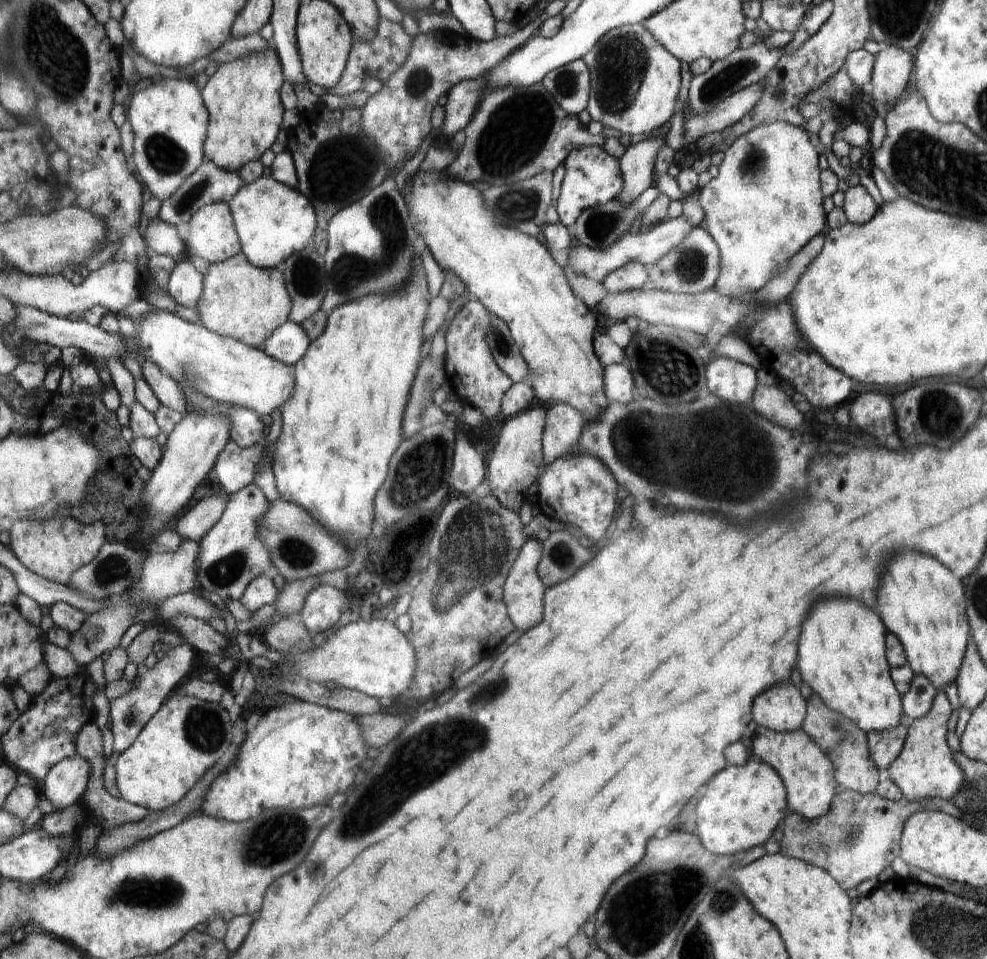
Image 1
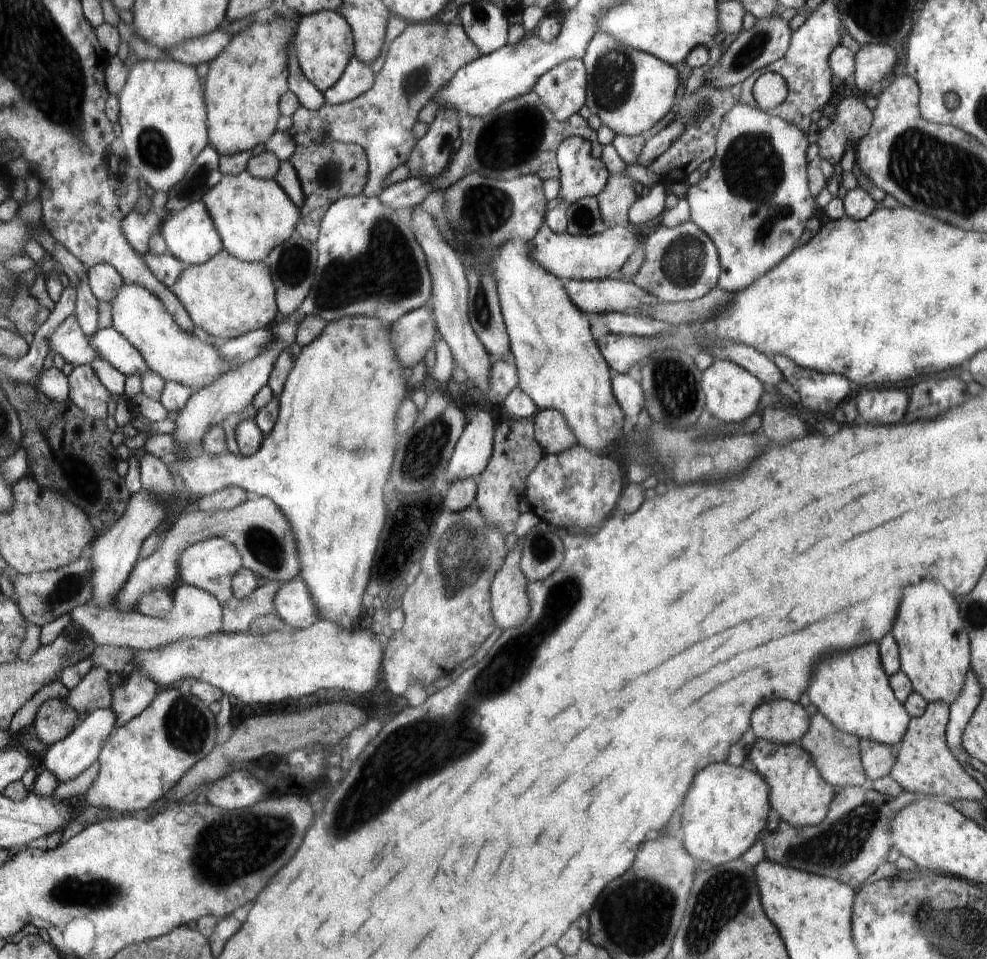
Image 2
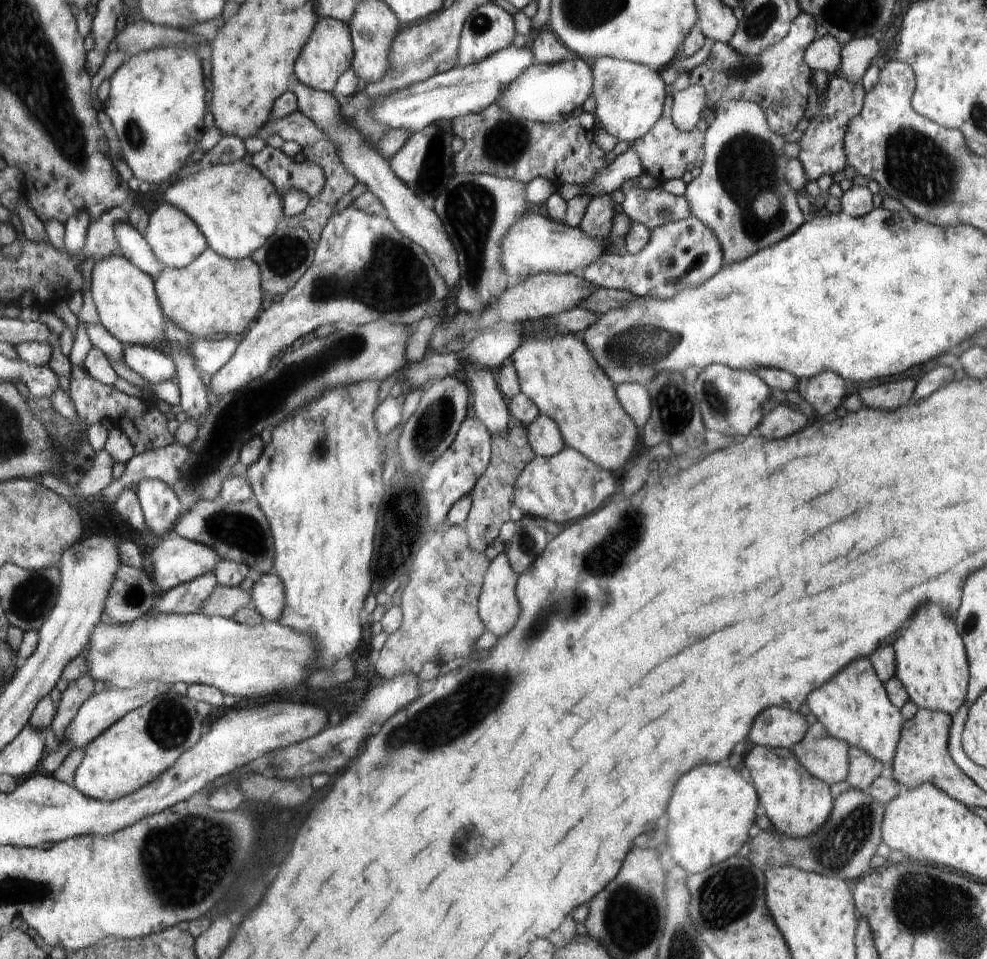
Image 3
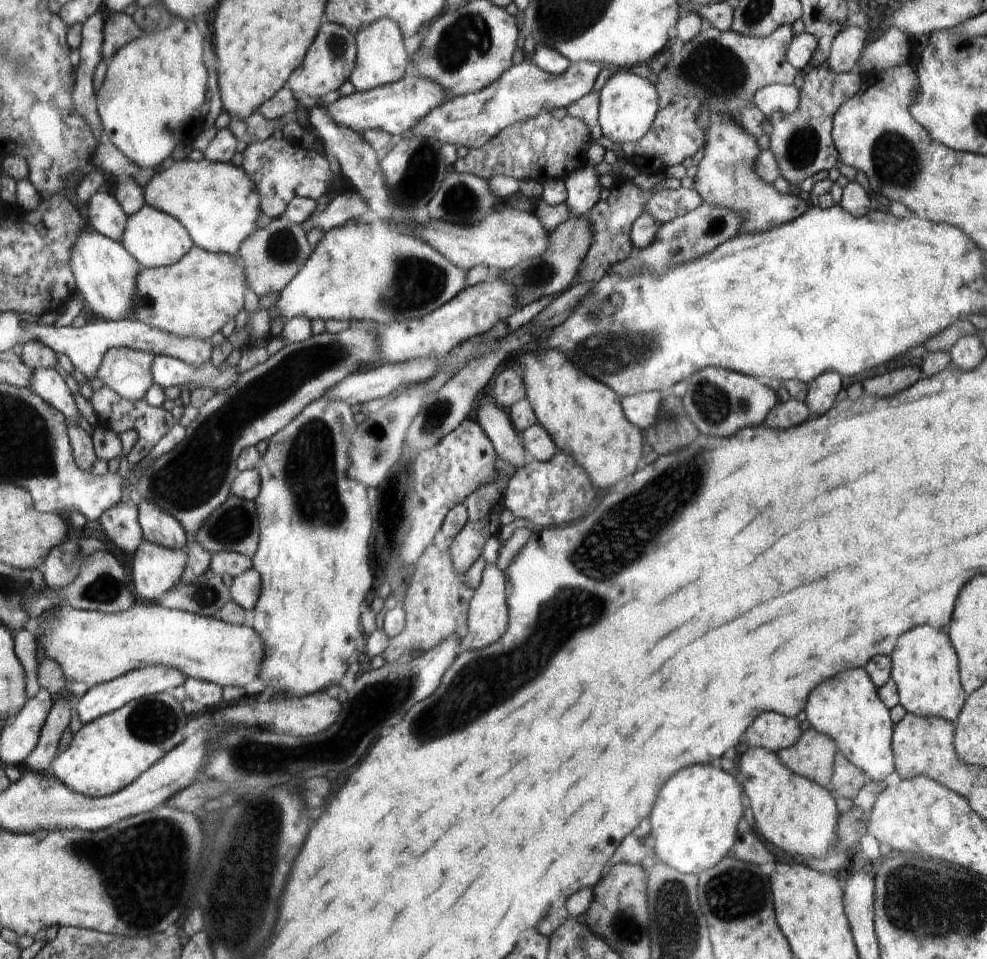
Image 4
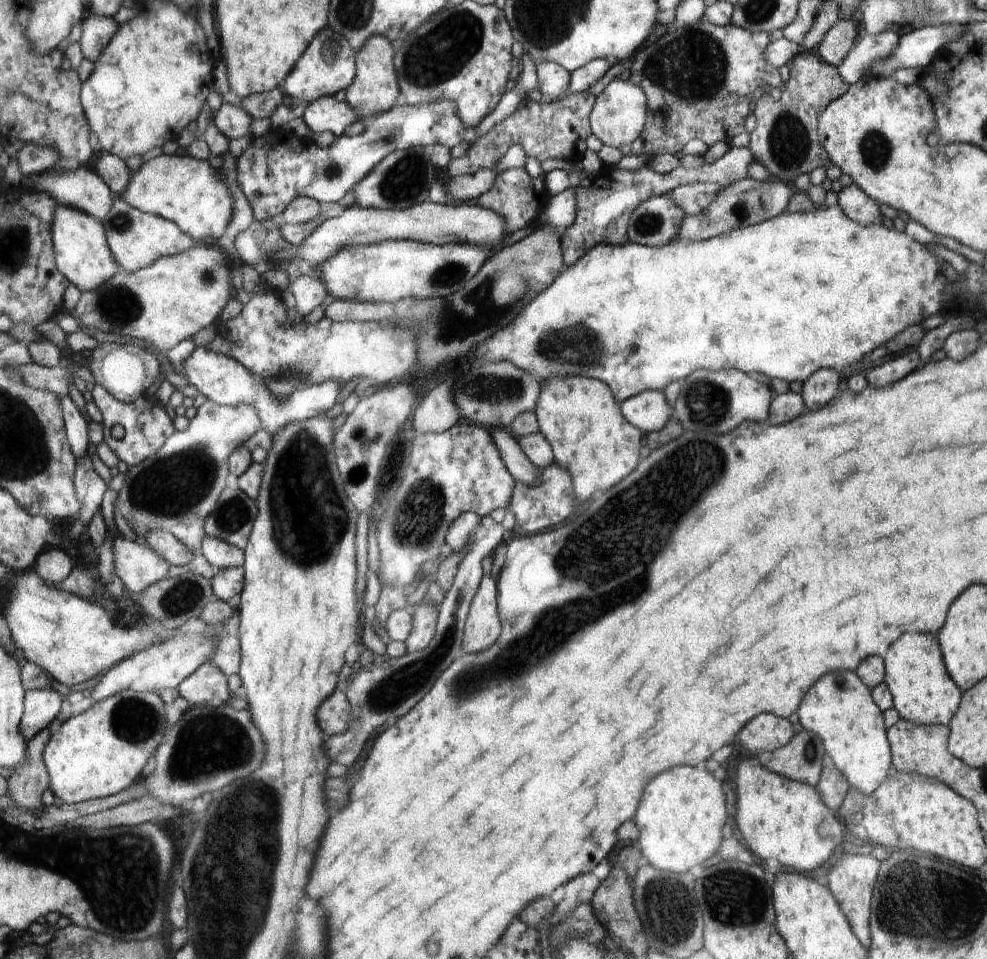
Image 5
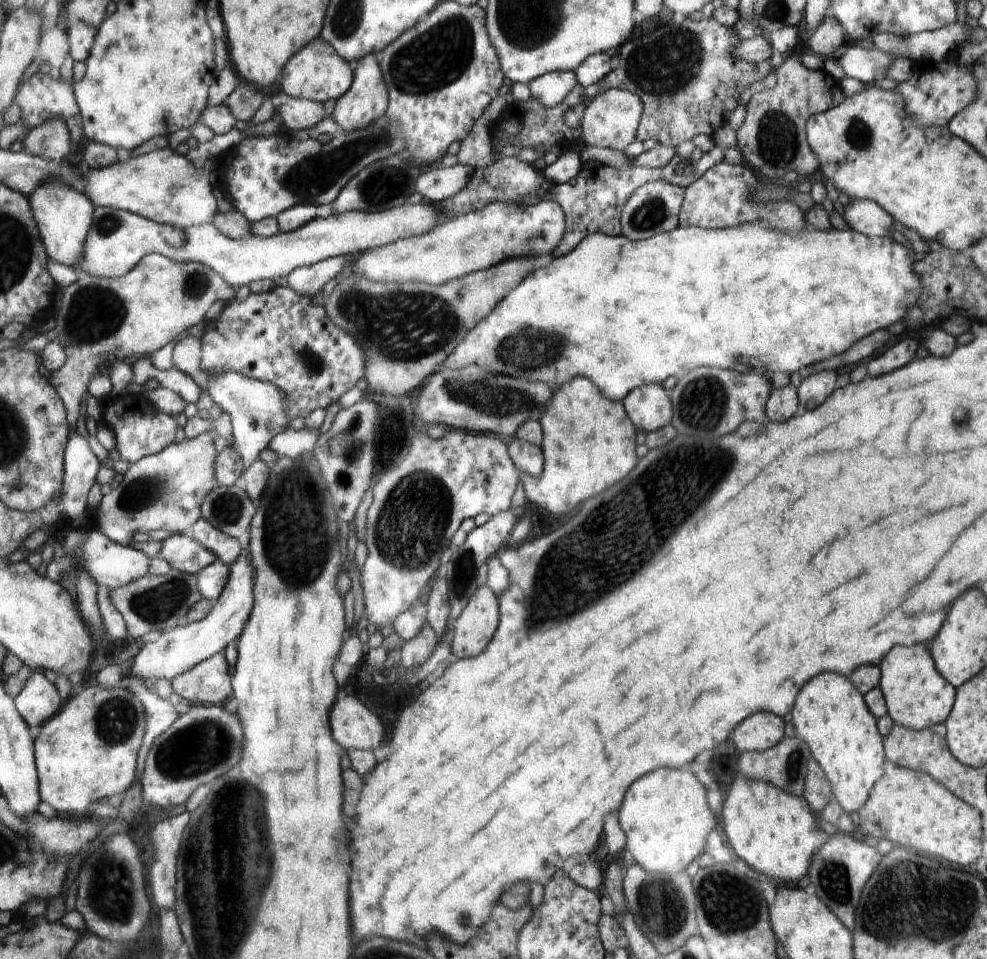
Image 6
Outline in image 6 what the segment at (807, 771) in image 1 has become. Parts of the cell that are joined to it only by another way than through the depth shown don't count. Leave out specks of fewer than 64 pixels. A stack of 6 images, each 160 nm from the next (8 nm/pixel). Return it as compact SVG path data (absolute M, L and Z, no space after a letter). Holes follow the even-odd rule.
M740 774L734 779L729 791L724 796L722 818L726 836L739 860L748 862L748 866L754 866L756 870L770 878L776 878L778 882L784 880L784 884L795 885L796 880L804 878L809 872L811 858L830 838L829 834L818 828L814 814L810 812L812 806L809 806L809 802L801 795L793 795L772 783L749 779Z

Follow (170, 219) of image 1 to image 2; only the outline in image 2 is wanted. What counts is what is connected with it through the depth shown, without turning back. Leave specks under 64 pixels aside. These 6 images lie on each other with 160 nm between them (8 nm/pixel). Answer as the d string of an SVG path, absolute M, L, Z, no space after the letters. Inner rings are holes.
M211 144L207 145L187 176L167 192L165 206L168 212L179 213L191 202L200 201L208 188L217 186L222 175L219 169L219 154Z

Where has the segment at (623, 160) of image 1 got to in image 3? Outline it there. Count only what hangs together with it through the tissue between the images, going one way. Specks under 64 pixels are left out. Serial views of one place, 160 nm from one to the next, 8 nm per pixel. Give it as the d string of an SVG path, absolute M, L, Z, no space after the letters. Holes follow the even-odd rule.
M612 194L594 195L588 203L579 227L593 239L606 239L613 229L616 218Z

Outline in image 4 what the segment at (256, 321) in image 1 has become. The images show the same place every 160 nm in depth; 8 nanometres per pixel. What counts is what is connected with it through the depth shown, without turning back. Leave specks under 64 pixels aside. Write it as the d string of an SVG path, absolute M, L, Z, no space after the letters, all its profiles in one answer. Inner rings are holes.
M194 246L188 254L174 265L167 267L144 268L136 277L136 298L132 298L132 312L130 320L146 323L168 334L177 337L196 337L210 339L214 332L218 332L224 324L242 310L244 306L244 290L246 290L245 268L234 260L233 256L224 253L213 253Z

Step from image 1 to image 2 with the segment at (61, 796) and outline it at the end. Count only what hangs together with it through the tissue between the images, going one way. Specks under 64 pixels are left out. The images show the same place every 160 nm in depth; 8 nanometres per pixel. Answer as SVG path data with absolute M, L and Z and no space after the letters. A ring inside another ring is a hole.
M94 709L88 713L84 722L77 724L70 734L66 735L61 741L48 748L44 754L44 762L41 769L52 772L52 776L57 782L63 783L74 780L80 772L84 772L94 761L99 760L99 754L107 742L108 736L114 732L116 726L115 711L108 709Z

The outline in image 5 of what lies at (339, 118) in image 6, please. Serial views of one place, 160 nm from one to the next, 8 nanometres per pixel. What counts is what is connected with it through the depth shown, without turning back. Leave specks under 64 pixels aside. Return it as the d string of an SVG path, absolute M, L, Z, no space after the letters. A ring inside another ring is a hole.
M384 35L370 37L368 42L358 49L357 66L359 72L355 81L345 90L345 101L361 114L361 118L373 118L383 111L392 109L395 104L400 102L401 88L395 66L396 50L391 40Z

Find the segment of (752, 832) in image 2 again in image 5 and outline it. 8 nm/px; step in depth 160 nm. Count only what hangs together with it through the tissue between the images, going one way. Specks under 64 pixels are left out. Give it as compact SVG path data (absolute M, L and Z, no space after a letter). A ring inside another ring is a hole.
M678 766L676 770L668 770L668 774L660 774L644 794L648 794L648 798L644 798L640 814L636 814L636 824L640 828L638 842L646 856L644 861L676 874L688 872L702 862L710 864L710 856L716 854L724 842L720 832L728 818L722 784L706 770Z

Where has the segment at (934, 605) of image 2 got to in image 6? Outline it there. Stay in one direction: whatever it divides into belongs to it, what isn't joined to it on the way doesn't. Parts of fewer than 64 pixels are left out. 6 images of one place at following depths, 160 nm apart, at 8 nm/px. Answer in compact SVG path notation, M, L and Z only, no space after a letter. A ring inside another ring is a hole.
M896 646L884 662L879 687L883 692L887 714L895 723L919 731L946 722L951 713L956 689L940 674L930 650L920 646Z

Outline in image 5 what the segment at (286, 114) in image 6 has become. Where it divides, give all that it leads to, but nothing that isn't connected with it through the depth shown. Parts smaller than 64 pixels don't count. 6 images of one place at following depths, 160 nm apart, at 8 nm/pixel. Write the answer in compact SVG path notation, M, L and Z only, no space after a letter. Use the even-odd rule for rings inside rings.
M322 97L318 101L308 104L302 118L304 124L312 132L332 132L335 137L342 137L348 128L355 124L356 121L362 120L361 114L346 101L338 101L335 97Z

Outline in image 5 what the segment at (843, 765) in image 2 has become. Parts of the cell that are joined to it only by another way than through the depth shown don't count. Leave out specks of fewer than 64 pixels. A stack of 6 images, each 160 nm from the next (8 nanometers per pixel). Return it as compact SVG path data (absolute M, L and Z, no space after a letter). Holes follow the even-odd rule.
M801 730L782 749L756 754L756 760L767 769L810 786L819 784L825 758L822 739L806 730Z

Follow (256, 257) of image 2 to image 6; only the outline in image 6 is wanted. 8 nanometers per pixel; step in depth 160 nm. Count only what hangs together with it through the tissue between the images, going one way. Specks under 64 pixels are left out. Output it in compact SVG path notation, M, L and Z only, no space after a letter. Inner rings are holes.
M169 147L154 150L141 156L128 158L126 162L116 161L109 167L89 170L85 174L87 192L84 193L96 207L114 207L134 214L142 215L144 218L187 229L194 225L213 224L218 212L216 198L212 194L212 186L208 188L206 176L202 176L200 169L197 169L186 156L180 156L172 152Z

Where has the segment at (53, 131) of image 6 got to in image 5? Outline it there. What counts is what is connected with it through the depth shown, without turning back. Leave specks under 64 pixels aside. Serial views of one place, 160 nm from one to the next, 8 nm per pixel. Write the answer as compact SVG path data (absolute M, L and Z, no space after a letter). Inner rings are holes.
M24 143L16 152L18 168L22 170L23 175L32 177L52 169L59 158L60 156L54 149L28 143Z

